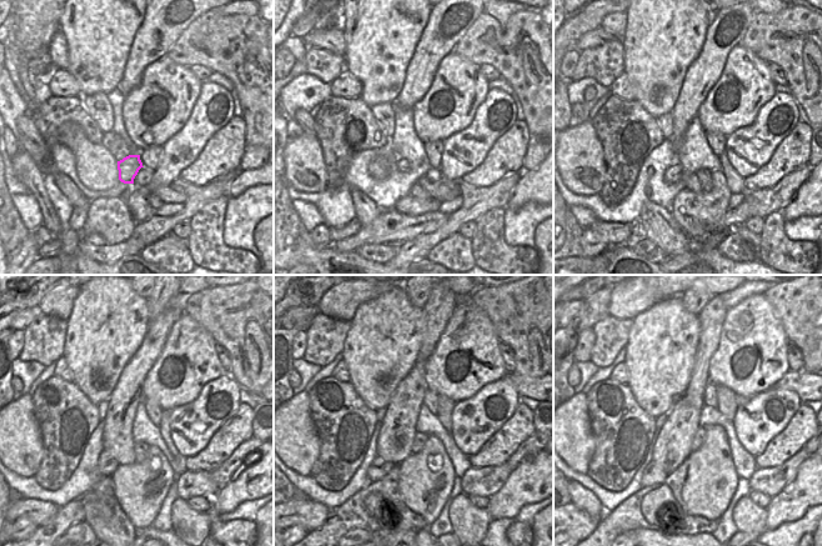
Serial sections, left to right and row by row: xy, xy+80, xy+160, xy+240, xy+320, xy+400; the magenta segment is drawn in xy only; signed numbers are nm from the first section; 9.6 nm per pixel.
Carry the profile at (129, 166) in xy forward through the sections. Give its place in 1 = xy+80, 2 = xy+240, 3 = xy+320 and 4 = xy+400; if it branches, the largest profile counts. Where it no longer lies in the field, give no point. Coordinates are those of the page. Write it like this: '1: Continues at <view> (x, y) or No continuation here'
1: Continues at xy+80 (402, 164)
2: Continues at xy+240 (106, 464)
3: Continues at xy+320 (379, 467)
4: Continues at xy+400 (653, 474)

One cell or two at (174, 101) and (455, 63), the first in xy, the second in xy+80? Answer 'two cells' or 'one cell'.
one cell

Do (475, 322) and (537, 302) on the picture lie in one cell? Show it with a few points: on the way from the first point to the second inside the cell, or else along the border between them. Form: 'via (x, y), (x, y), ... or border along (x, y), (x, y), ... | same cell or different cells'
border along (466, 300), (479, 306), (487, 315), (500, 340) | different cells

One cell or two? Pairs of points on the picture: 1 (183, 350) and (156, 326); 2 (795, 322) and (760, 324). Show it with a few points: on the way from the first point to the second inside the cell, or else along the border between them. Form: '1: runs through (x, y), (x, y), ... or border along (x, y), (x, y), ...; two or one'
1: border along (184, 312), (173, 325), (163, 351), (155, 361); two
2: border along (766, 297), (780, 320), (788, 341); two

